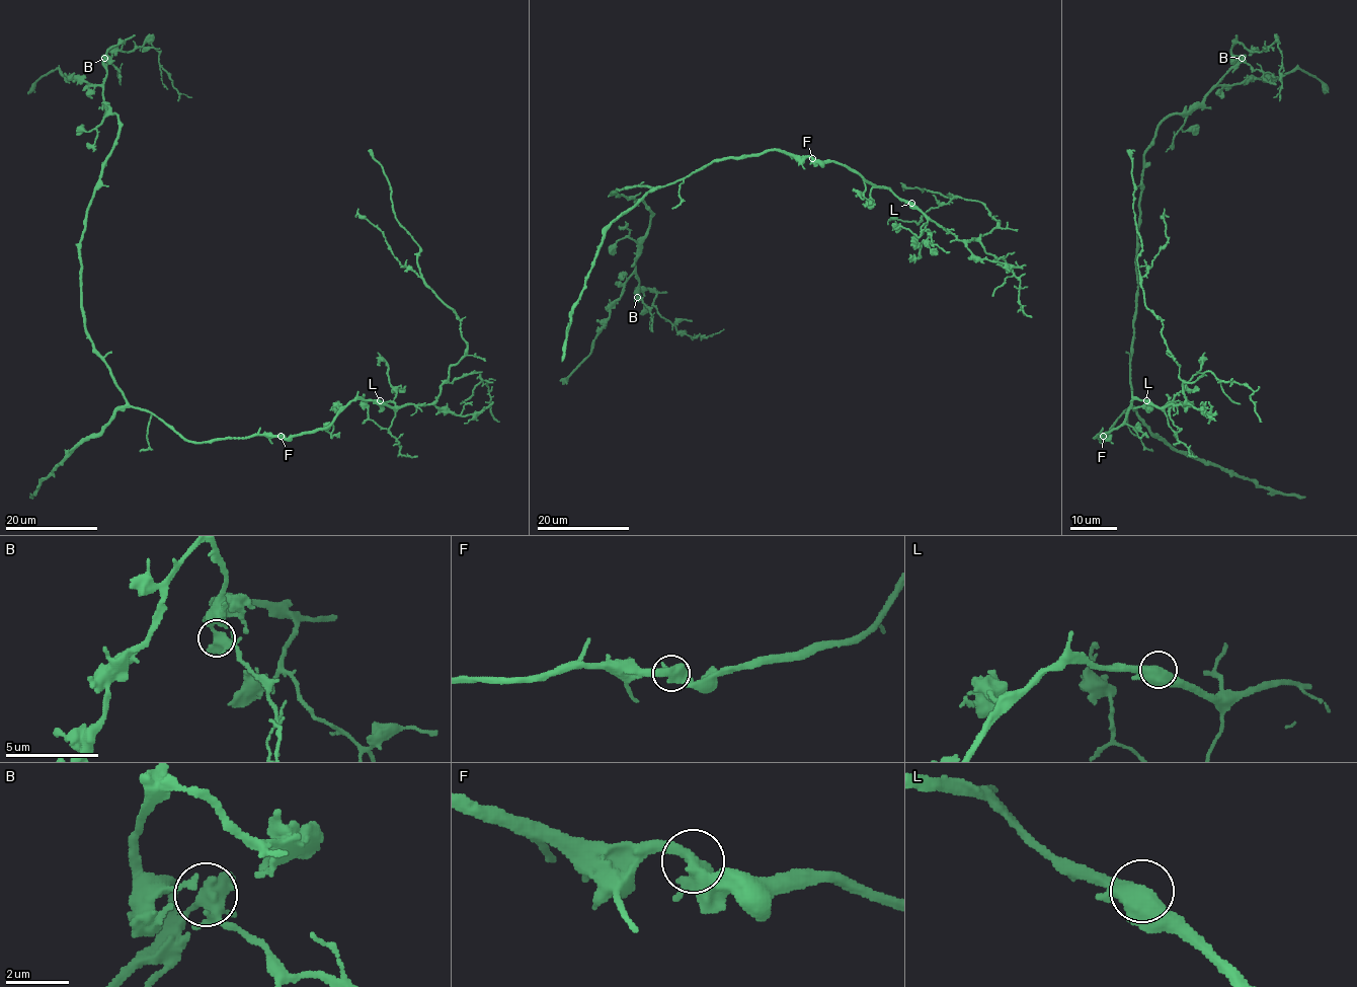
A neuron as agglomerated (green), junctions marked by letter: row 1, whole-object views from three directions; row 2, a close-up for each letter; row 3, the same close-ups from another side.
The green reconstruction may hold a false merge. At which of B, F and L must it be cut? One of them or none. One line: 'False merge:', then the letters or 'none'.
False merge: none

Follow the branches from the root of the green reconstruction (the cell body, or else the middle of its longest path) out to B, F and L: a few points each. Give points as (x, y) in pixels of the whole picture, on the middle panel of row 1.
B: (700, 169), (660, 187), (627, 186), (612, 191), (639, 199), (650, 211), (647, 235), (636, 259), (637, 297)
F: (700, 169), (722, 157), (744, 157), (772, 149), (812, 159)
L: (700, 169), (722, 157), (781, 149), (846, 164), (865, 180), (911, 203)

